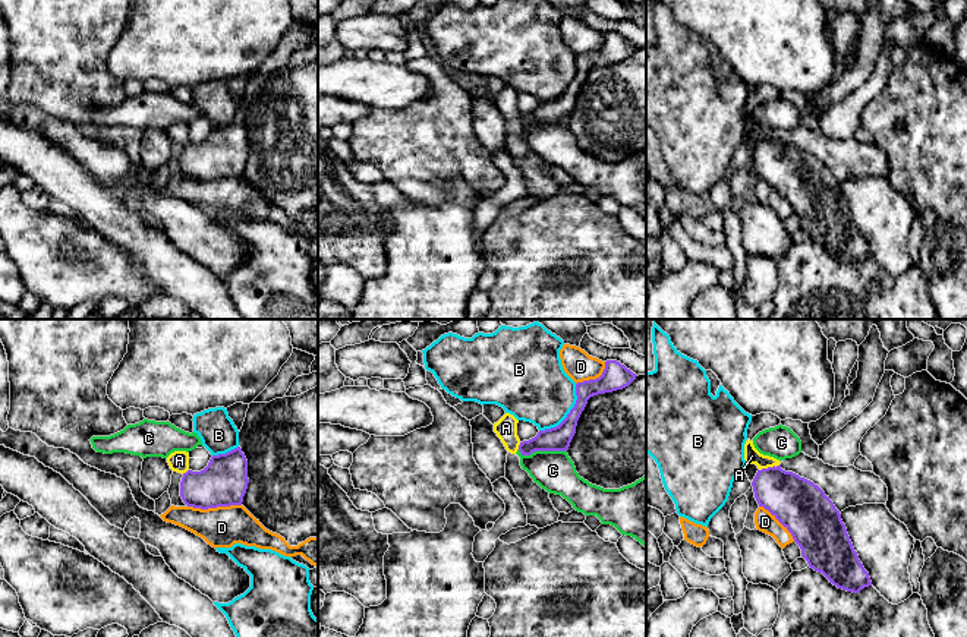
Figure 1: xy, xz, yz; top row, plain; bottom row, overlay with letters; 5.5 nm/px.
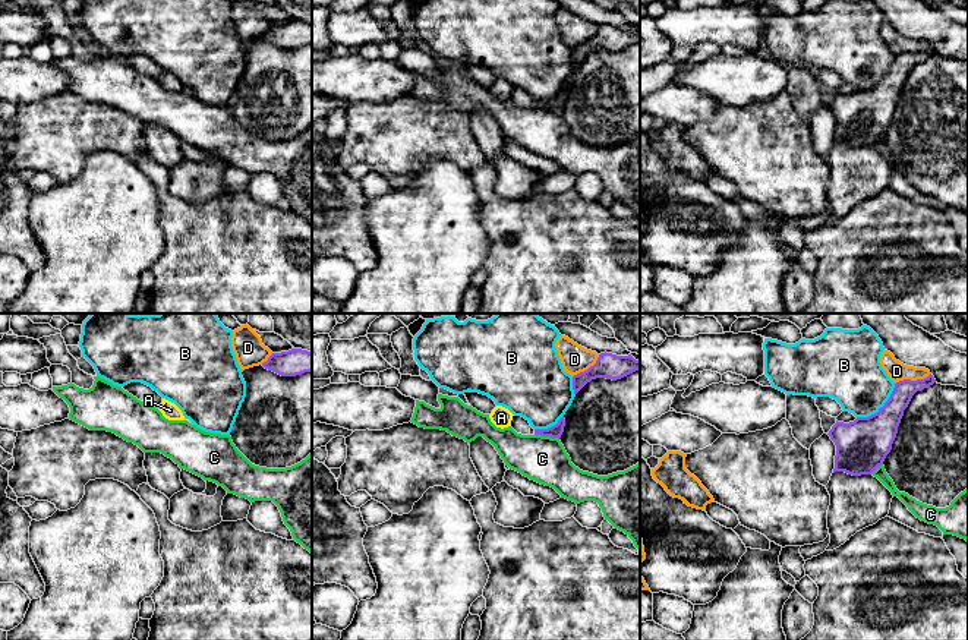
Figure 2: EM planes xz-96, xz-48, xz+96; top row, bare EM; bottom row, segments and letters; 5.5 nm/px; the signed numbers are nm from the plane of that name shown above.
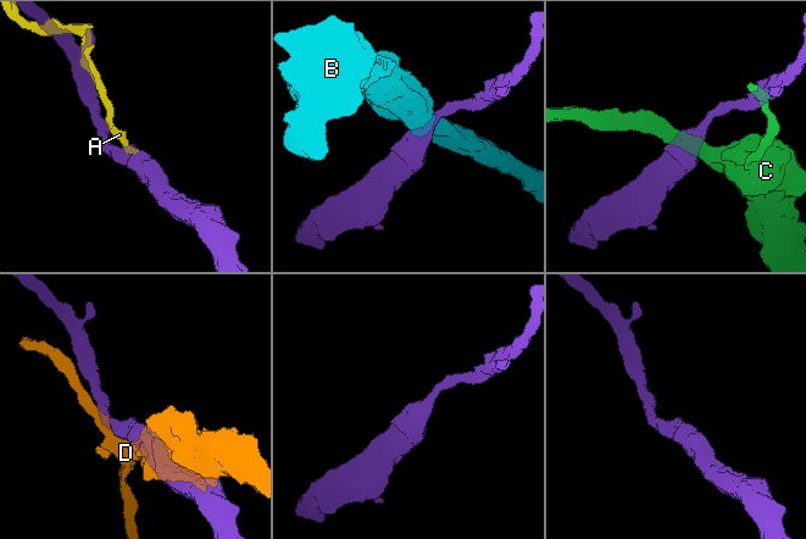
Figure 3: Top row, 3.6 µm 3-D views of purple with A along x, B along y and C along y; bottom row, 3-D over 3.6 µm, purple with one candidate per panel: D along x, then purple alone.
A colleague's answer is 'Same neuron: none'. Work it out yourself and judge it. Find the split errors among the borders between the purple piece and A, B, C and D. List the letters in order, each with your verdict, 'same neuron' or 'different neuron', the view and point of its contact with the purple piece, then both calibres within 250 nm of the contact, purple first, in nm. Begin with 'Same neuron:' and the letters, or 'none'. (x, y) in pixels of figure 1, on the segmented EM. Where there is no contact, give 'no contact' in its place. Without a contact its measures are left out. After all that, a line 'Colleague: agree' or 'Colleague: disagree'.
Same neuron: none
A: different neuron | yz (769, 467) | 280/90 nm
B: different neuron | xz (569, 413) | 140/380 nm
C: different neuron | xz (542, 450) | 140/220 nm
D: different neuron | xy (214, 507) | 260/220 nm
Colleague: agree

